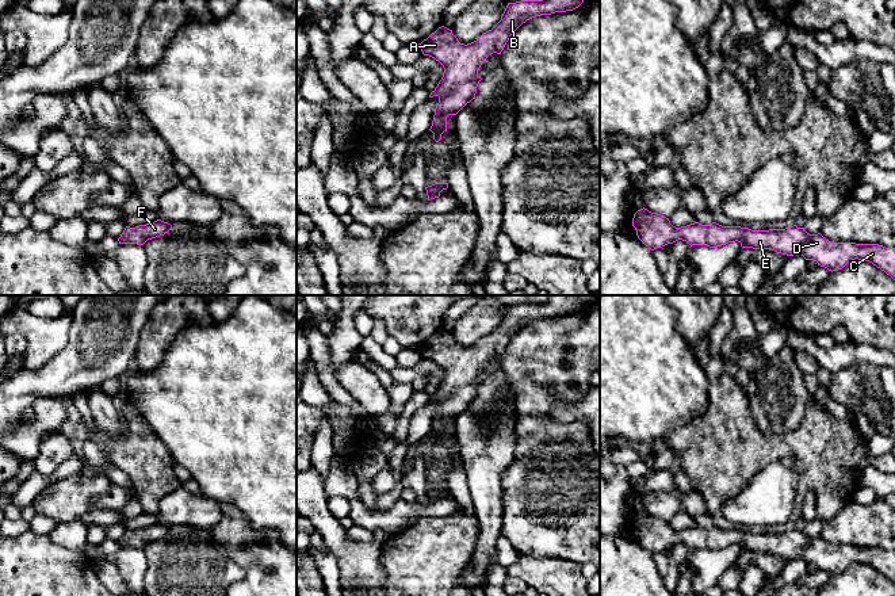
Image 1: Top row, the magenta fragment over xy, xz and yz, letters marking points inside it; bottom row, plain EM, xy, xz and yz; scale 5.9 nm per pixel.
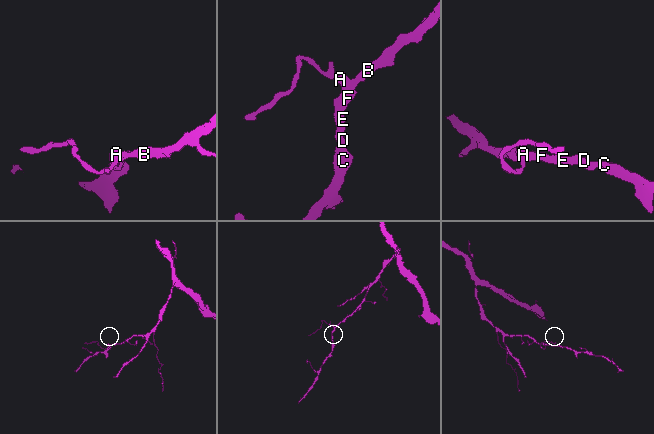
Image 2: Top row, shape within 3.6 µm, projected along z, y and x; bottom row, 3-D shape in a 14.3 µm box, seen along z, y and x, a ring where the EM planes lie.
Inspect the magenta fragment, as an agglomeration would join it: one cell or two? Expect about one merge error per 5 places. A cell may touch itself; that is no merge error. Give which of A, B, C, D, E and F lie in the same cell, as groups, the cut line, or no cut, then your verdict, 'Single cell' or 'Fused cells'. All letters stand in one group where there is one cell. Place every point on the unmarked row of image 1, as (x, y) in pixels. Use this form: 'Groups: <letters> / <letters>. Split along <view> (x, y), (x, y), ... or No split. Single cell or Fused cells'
Groups: A B C D E F. No split. Single cell

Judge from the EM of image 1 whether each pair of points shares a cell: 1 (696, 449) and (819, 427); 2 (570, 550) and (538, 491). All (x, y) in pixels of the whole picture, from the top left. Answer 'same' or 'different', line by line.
1: same
2: same

